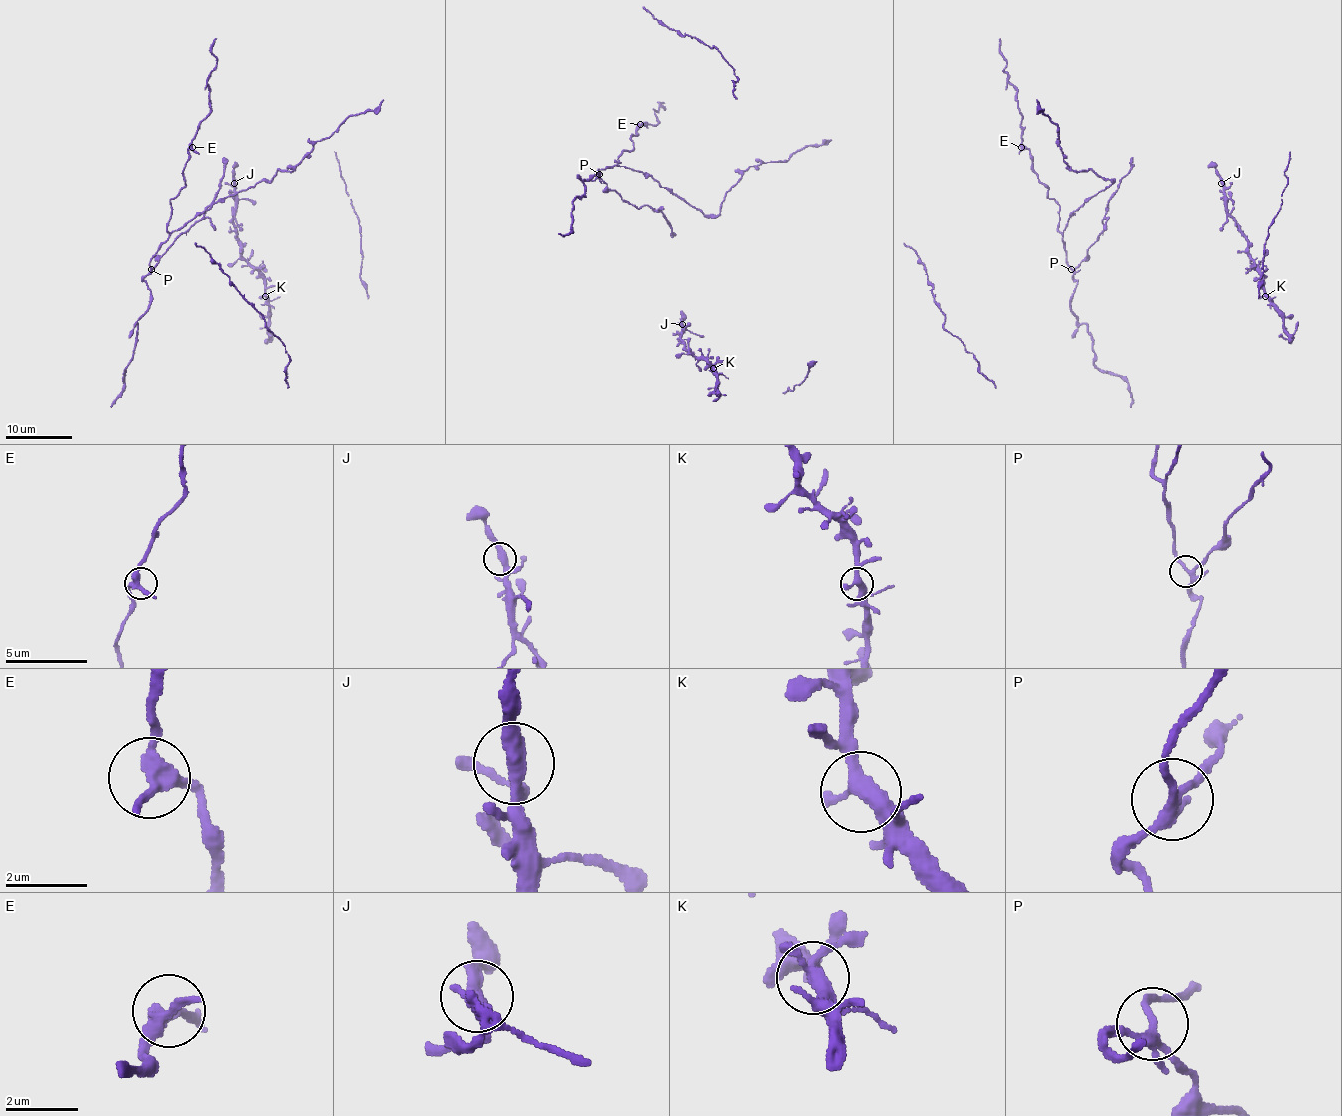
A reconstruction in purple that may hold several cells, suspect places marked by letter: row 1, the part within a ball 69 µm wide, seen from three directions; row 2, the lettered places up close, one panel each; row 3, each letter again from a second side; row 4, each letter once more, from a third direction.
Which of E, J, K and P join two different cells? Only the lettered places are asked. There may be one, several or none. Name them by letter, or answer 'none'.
none

